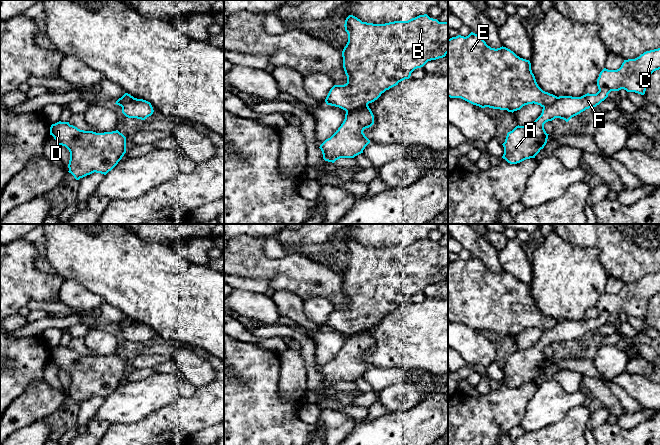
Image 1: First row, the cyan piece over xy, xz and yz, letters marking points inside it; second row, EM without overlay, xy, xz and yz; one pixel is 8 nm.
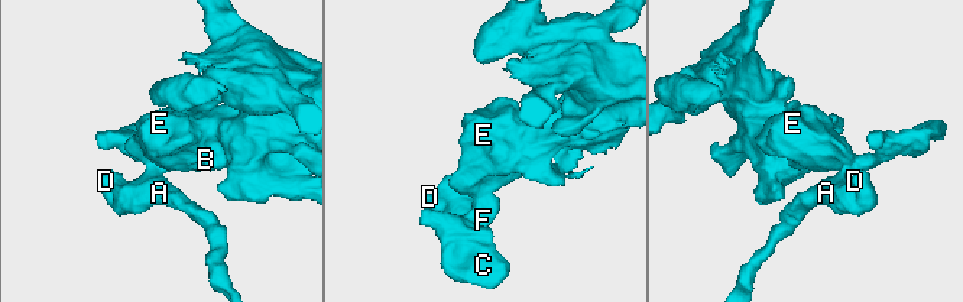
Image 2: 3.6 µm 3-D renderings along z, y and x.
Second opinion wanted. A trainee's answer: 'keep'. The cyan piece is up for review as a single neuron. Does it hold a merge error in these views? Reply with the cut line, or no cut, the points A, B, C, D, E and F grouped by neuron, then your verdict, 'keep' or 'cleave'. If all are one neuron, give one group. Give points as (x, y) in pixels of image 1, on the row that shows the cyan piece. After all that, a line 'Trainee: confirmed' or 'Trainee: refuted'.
xz (367, 103), (346, 111) | A C D F / B E | cleave
Trainee: refuted

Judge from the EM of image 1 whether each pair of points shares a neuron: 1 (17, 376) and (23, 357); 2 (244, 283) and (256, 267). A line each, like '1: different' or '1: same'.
1: same
2: different

